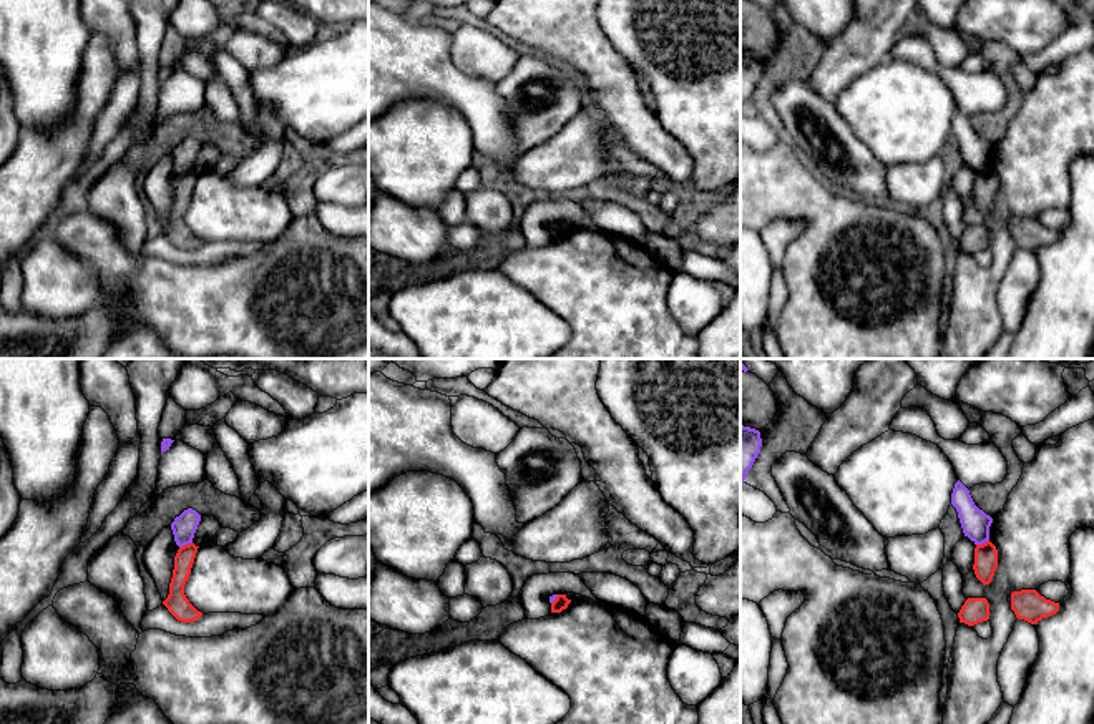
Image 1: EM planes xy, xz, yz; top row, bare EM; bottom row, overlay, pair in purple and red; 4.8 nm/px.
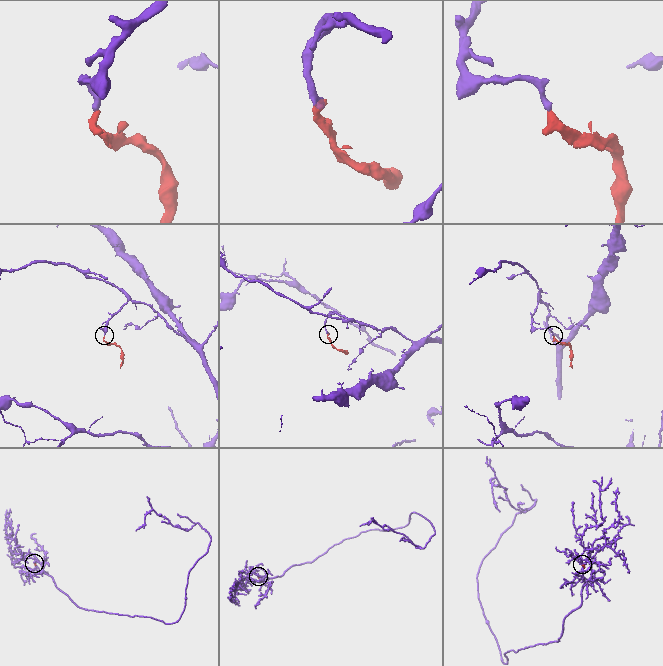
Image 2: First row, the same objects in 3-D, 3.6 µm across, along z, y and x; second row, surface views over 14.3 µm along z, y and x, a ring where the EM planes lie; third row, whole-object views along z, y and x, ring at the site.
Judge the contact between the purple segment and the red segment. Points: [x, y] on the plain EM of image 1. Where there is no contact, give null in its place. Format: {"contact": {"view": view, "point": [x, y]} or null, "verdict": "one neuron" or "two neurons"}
{"contact": {"view": "xy", "point": [185, 171]}, "verdict": "two neurons"}

